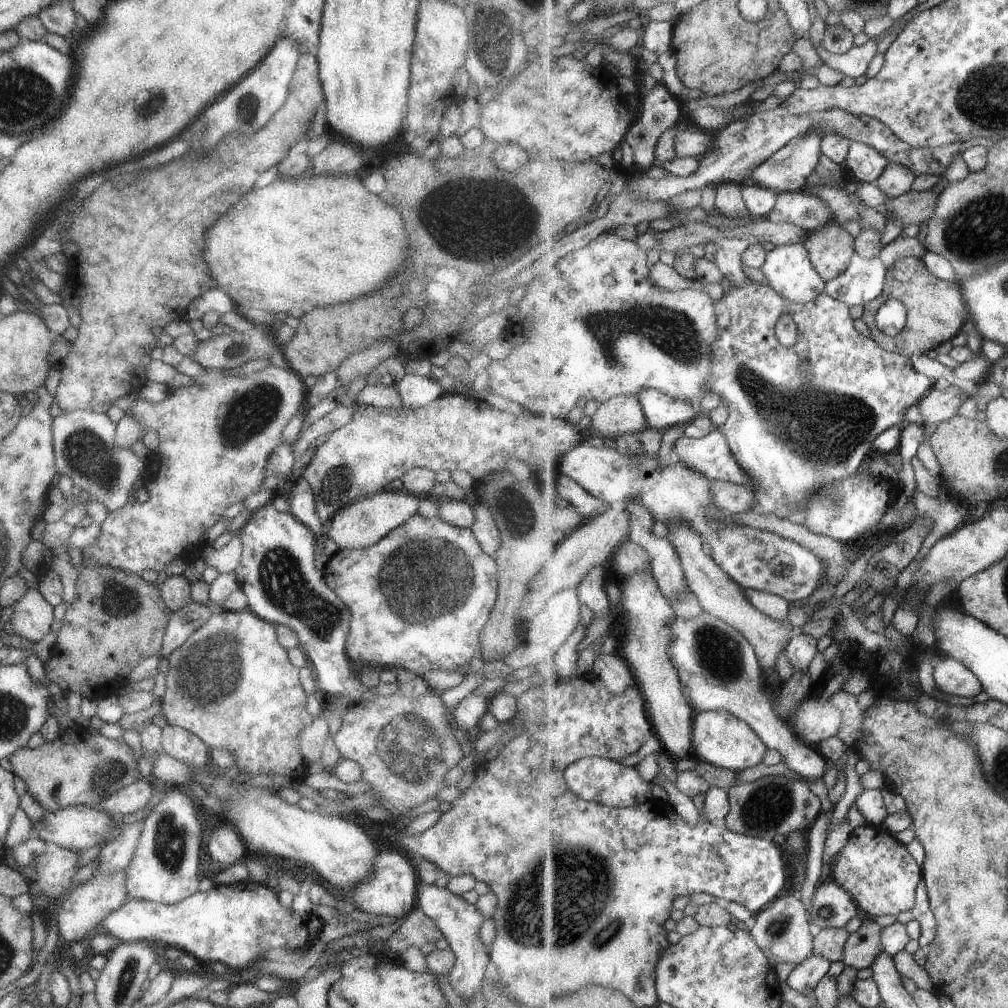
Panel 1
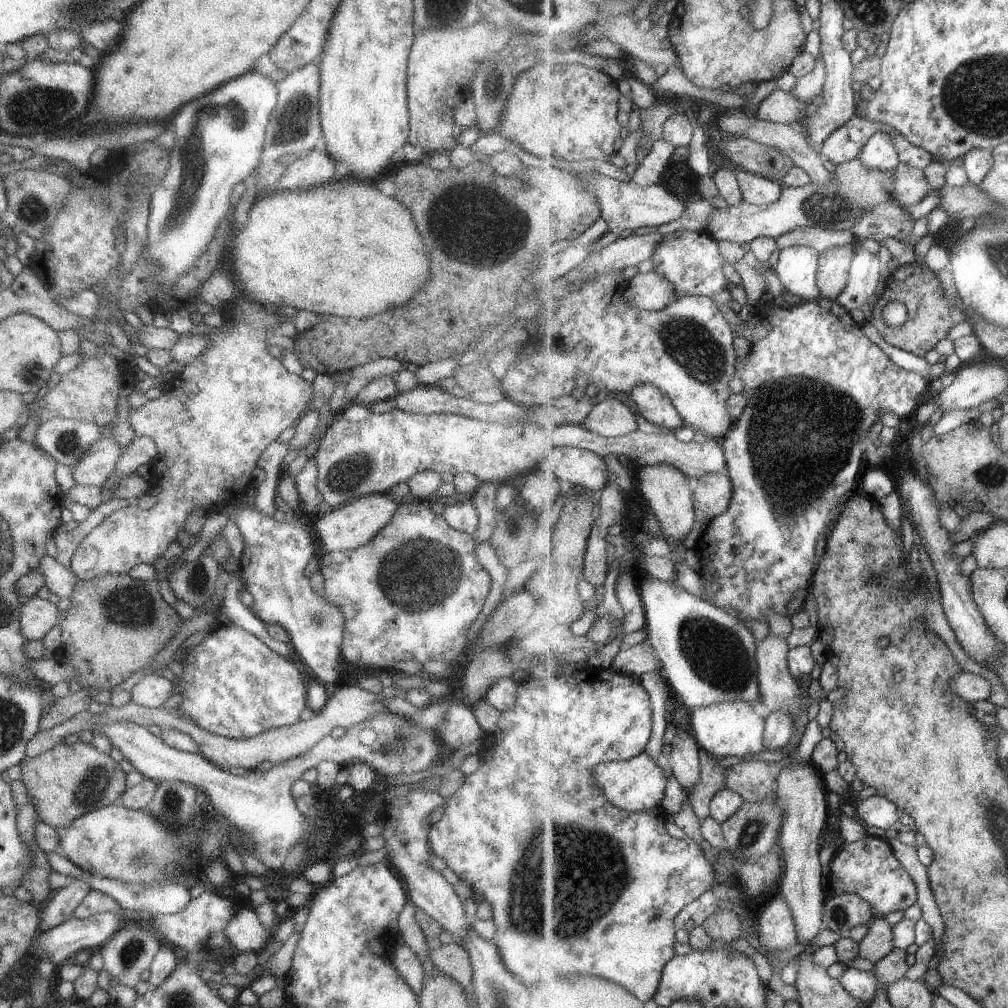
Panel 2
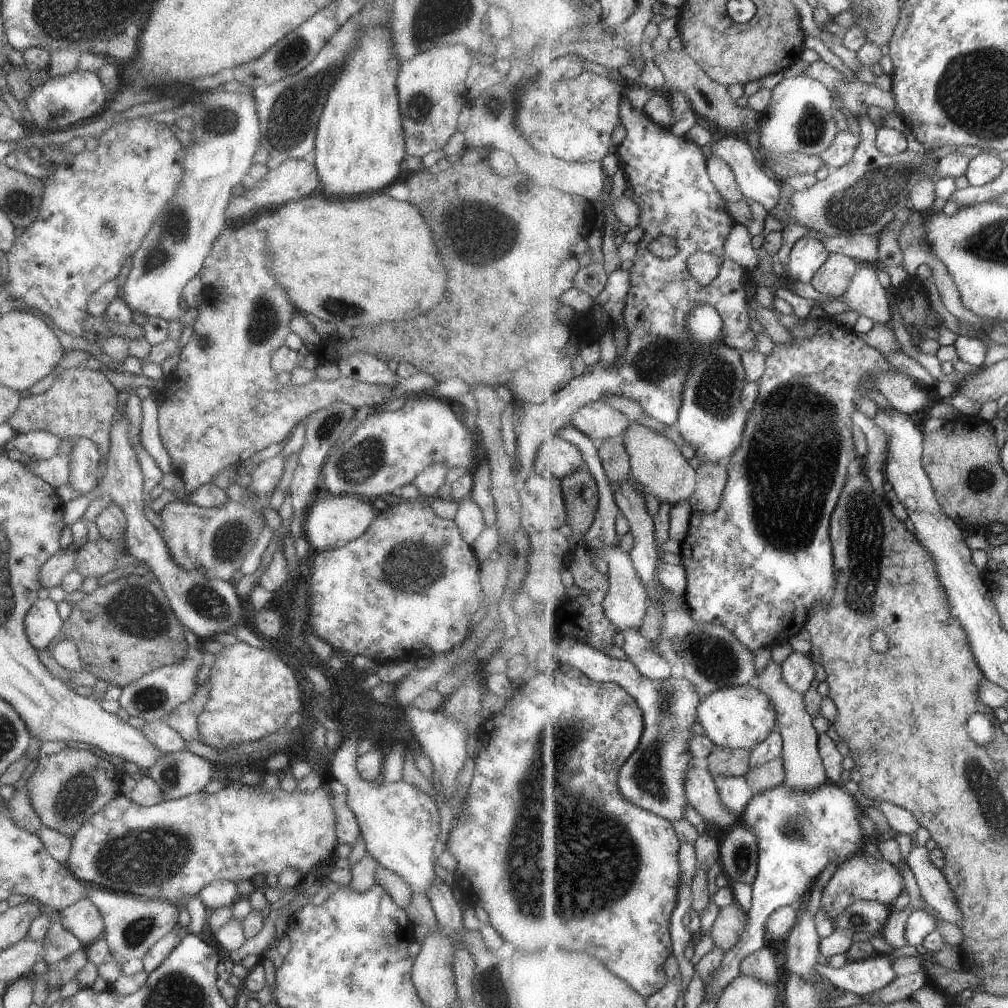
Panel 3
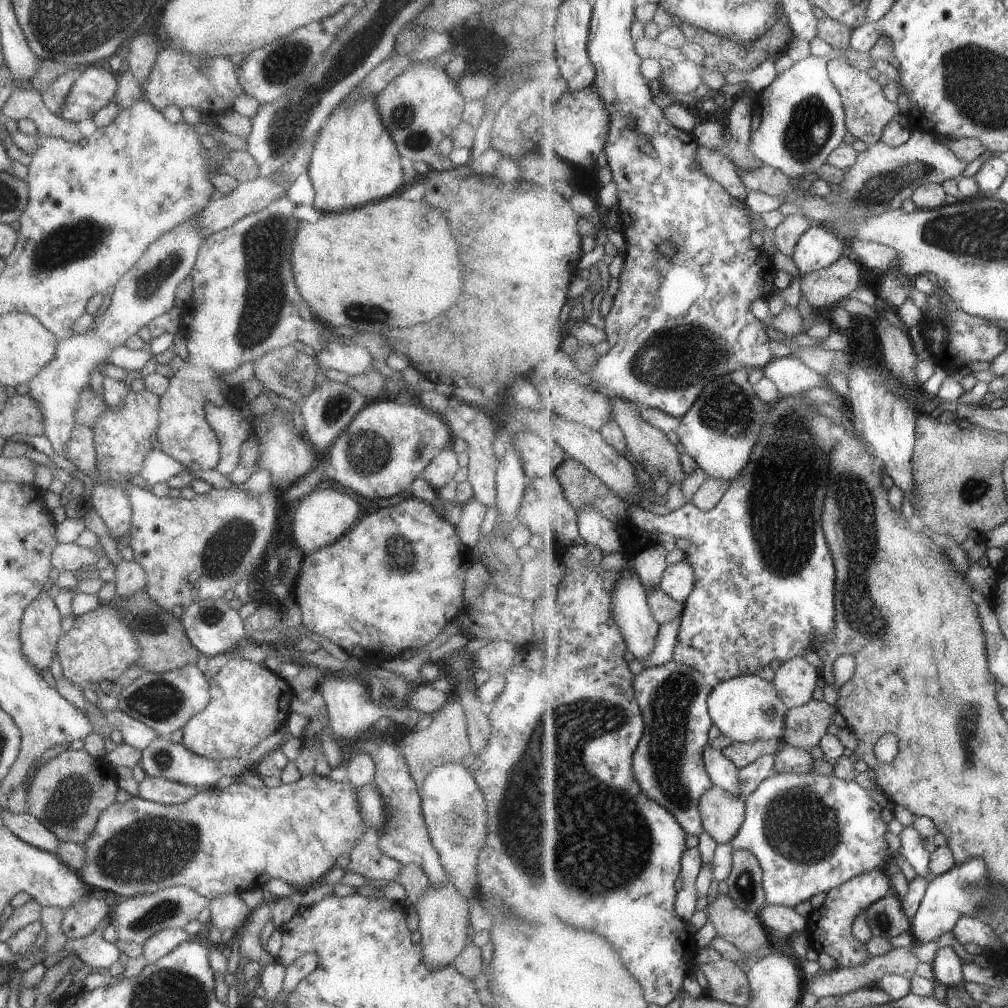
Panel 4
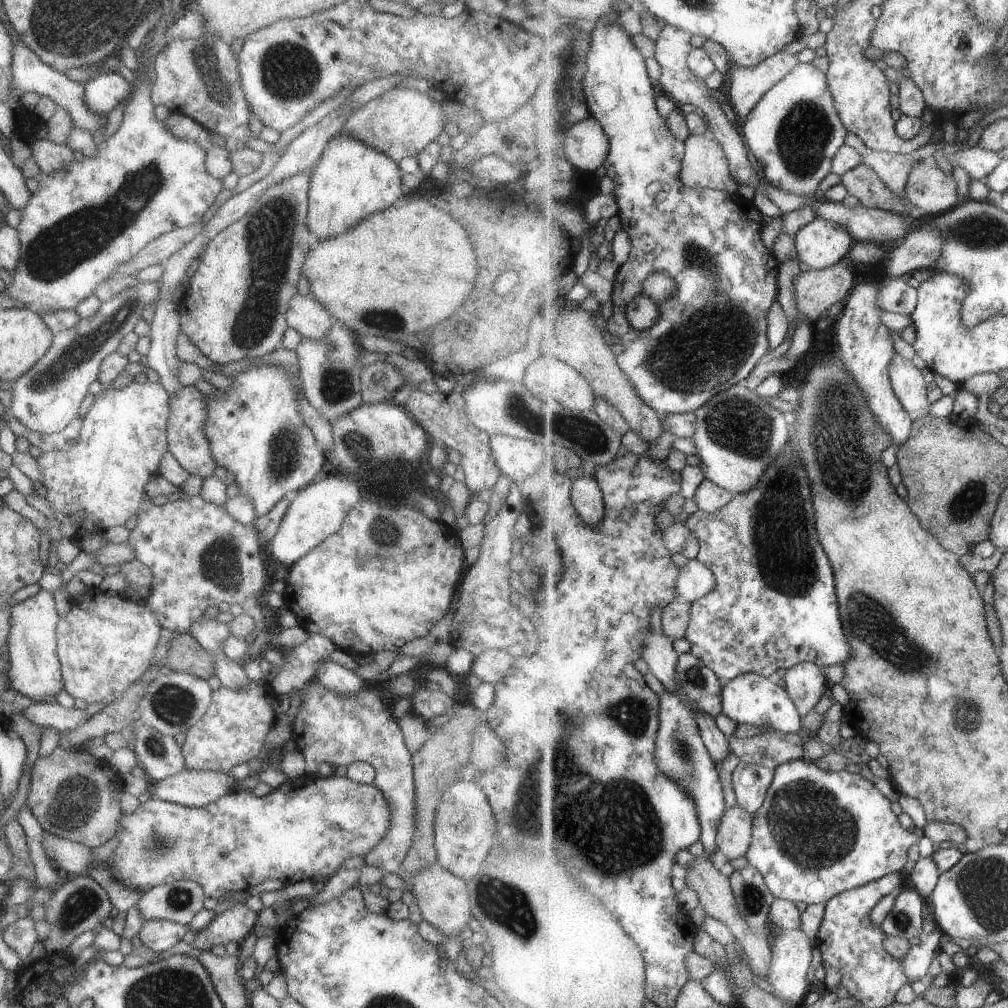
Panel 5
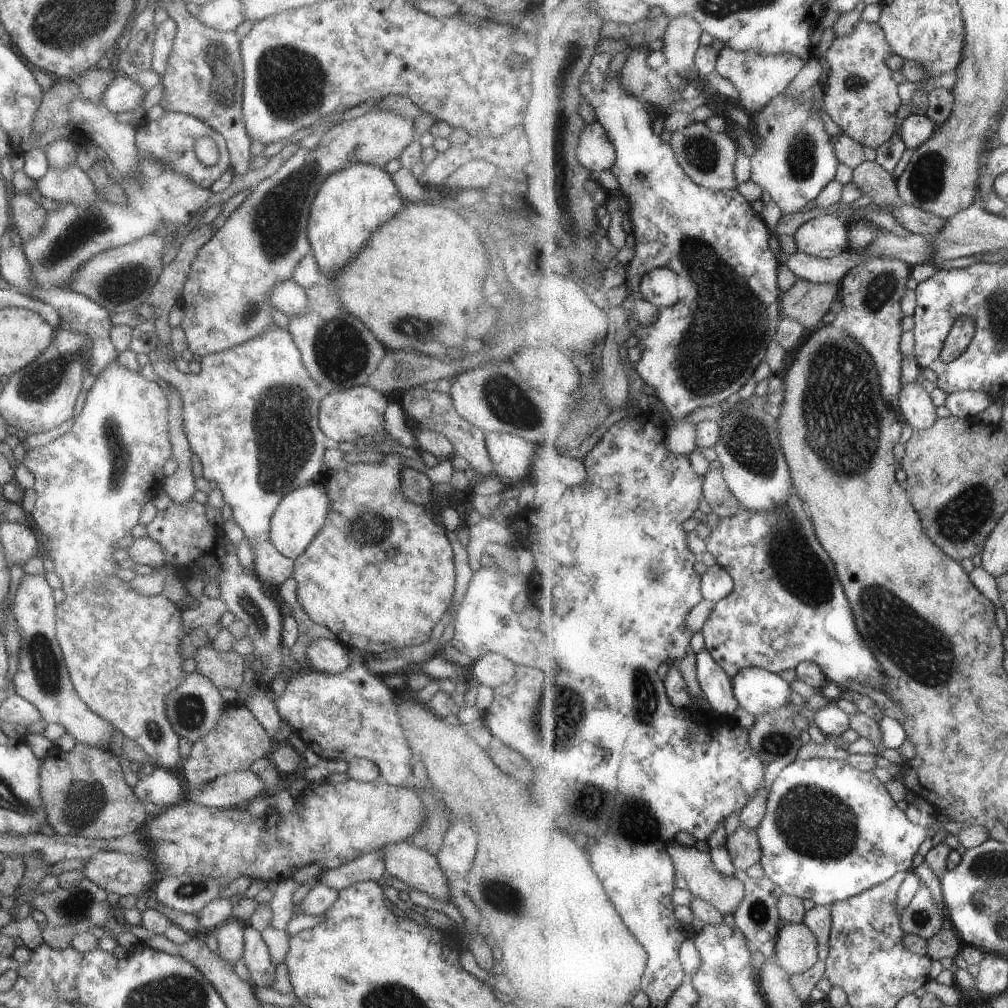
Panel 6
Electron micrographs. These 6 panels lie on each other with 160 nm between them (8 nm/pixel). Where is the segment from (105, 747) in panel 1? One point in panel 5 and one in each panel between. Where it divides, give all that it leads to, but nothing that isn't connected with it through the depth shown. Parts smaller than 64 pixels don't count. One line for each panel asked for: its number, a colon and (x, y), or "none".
2: (66, 781)
3: (65, 788)
4: (68, 792)
5: (73, 796)

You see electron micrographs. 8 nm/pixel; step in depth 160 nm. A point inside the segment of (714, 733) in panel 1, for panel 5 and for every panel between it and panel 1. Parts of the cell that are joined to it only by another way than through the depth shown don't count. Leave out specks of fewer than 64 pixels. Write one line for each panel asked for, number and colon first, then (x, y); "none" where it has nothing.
2: (733, 728)
3: (741, 717)
4: (748, 708)
5: (752, 698)

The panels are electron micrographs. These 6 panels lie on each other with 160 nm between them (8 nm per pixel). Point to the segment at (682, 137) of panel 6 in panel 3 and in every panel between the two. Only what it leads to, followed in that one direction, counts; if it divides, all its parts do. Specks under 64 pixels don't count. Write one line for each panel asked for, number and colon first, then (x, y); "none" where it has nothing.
3: (720, 171)
4: (717, 166)
5: (706, 166)

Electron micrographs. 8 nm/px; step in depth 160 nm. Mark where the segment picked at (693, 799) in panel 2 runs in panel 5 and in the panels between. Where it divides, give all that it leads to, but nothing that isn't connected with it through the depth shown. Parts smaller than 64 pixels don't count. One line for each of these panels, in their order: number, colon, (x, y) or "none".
3: (722, 762)
4: (742, 754)
5: (772, 749)

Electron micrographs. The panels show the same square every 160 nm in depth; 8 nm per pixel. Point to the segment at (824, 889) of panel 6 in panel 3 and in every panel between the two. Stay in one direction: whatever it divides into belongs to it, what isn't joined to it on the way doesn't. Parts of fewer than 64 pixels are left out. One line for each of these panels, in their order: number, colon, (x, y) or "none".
3: (800, 833)
4: (811, 832)
5: (819, 833)

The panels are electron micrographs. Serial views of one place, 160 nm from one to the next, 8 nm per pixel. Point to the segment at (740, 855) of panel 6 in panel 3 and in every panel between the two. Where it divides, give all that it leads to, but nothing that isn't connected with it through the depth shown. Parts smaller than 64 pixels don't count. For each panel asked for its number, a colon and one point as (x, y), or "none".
3: (700, 787)
4: (724, 812)
5: (735, 835)

